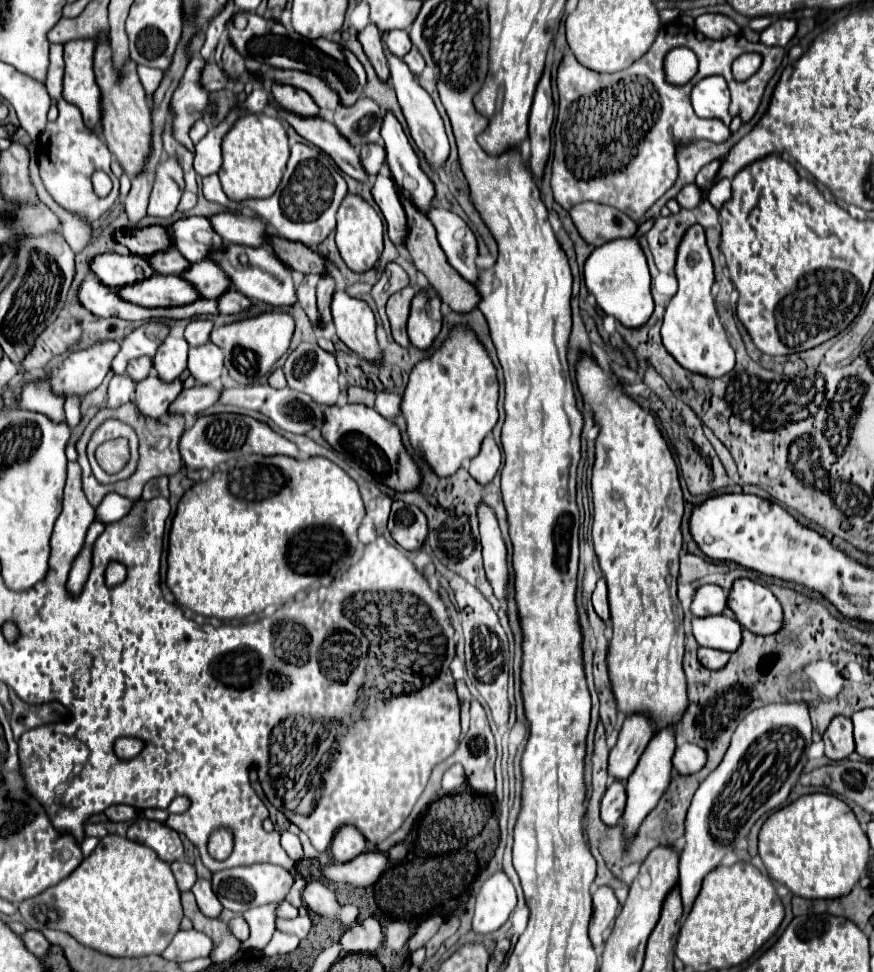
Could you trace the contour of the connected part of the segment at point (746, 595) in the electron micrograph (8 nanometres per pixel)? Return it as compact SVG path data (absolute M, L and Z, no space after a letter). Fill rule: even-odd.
M747 578L735 580L727 604L735 612L739 624L753 634L765 636L781 630L783 608L767 586Z

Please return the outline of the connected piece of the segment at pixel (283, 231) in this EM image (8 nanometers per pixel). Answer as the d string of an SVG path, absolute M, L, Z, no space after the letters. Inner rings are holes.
M303 142L291 146L291 156L287 162L285 176L281 180L281 186L277 192L267 200L251 200L251 204L229 204L229 198L225 196L218 174L212 174L203 178L203 194L211 202L219 202L231 210L249 206L255 210L267 224L273 226L283 238L303 242L305 246L315 248L319 242L327 238L327 234L335 228L335 214L337 208L347 194L347 182L343 180L341 172L333 164L333 160L321 152L315 146L307 146ZM305 162L305 168L303 168Z

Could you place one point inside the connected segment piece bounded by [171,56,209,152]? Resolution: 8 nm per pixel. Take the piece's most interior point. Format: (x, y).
(189, 101)

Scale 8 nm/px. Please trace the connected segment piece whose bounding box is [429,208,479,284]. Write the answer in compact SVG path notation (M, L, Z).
M431 208L429 220L437 230L437 240L449 260L449 264L471 284L479 282L479 268L475 258L479 256L477 238L471 228L453 212L443 208Z

